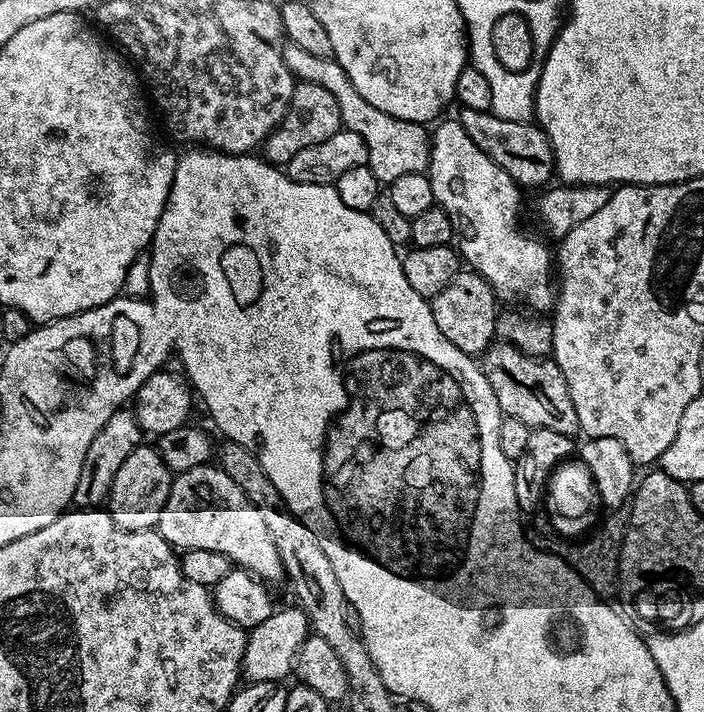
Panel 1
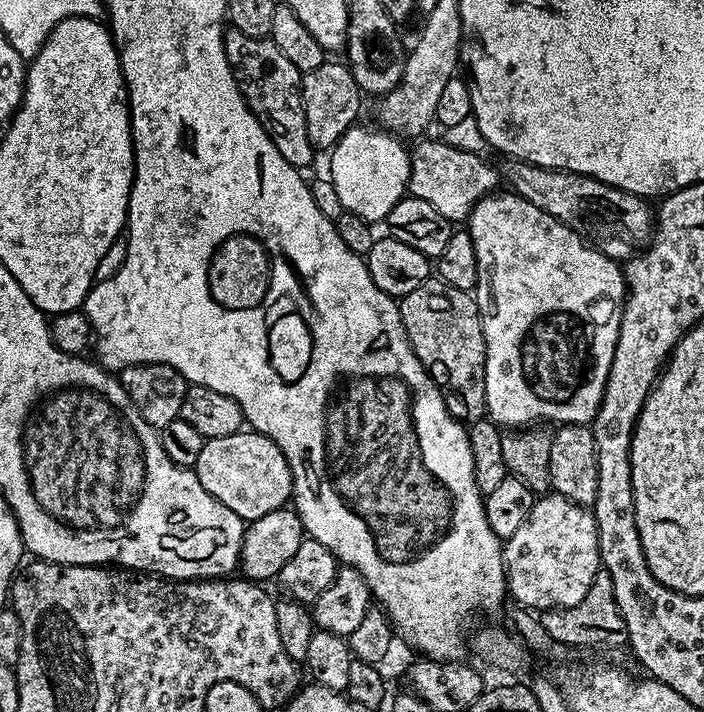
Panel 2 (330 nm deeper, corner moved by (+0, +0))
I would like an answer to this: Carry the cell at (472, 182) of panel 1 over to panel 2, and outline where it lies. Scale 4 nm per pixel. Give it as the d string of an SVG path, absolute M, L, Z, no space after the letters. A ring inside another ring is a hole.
M493 191L484 196L472 208L466 221L466 231L472 235L474 252L478 258L479 284L474 289L478 314L482 322L482 334L486 338L486 398L484 406L487 415L495 420L497 425L508 430L519 430L525 426L536 426L541 422L551 422L553 425L587 424L596 419L600 403L604 400L606 382L610 374L610 366L614 362L614 350L618 346L620 333L620 314L624 311L626 285L624 269L609 256L603 256L597 248L592 247L584 237L579 236L570 226L566 226L558 218L546 214L546 210L538 210L534 202L526 202L526 198L517 196L515 191Z

